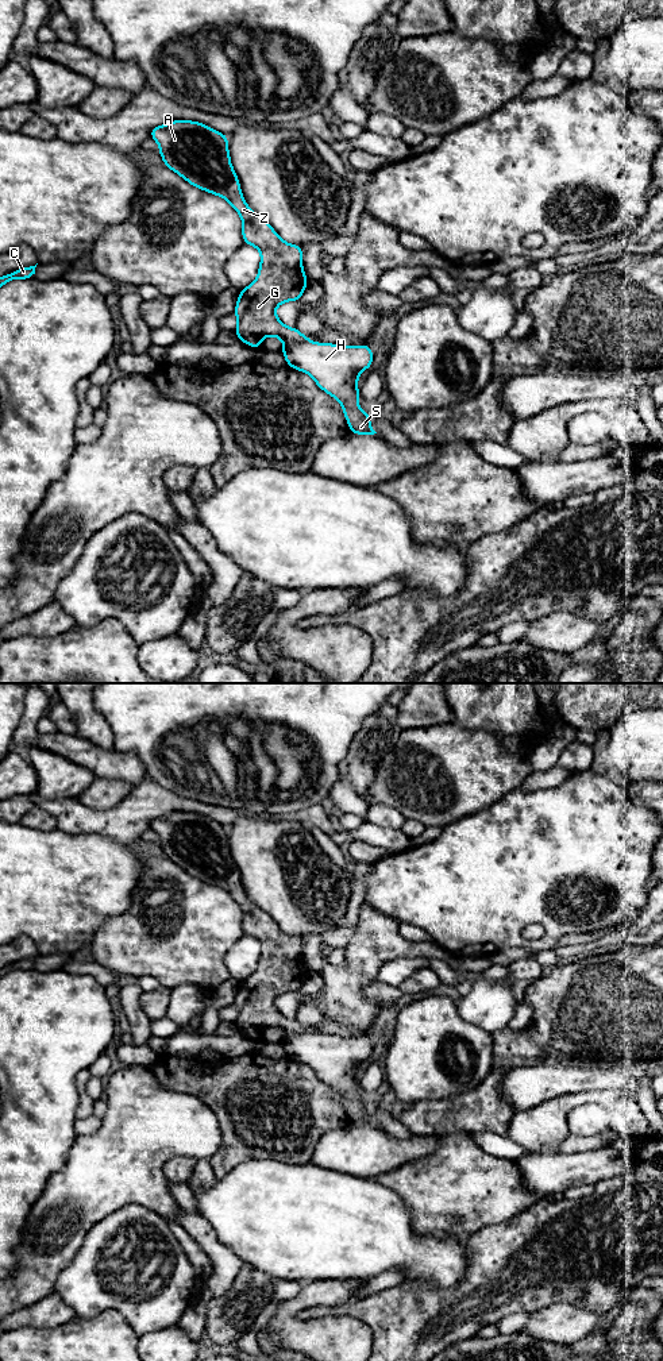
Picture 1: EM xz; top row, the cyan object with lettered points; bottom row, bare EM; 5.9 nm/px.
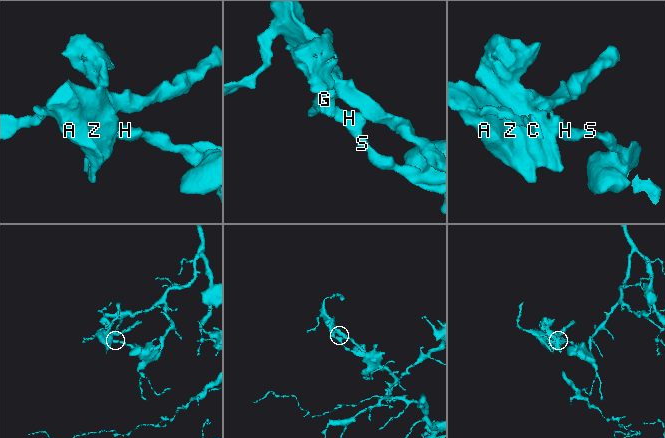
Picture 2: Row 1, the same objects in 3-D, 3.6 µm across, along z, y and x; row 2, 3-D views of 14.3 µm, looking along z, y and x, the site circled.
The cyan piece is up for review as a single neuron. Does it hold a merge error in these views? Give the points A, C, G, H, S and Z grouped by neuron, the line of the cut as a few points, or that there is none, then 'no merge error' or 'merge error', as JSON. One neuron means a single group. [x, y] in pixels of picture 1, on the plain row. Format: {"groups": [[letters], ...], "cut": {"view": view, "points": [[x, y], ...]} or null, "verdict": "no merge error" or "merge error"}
{"groups": [["A", "C", "G", "Z"], ["H", "S"]], "cut": {"view": "xz", "points": [[307, 1032], [300, 1032], [282, 1044]]}, "verdict": "merge error"}

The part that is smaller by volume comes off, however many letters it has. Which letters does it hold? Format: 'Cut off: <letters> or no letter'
Cut off: A, C, G, Z

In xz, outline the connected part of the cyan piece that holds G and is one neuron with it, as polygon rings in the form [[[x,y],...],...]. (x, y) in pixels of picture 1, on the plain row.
[[[173,811],[154,818],[150,829],[159,836],[158,844],[163,851],[163,856],[190,876],[223,888],[231,895],[243,913],[243,933],[258,940],[261,944],[257,969],[240,982],[234,1002],[234,1006],[238,1009],[238,1018],[235,1021],[238,1030],[261,1041],[263,1029],[280,1029],[284,1033],[282,1044],[300,1033],[308,1033],[309,1028],[302,1026],[297,1018],[286,1018],[275,1006],[277,998],[282,994],[300,992],[308,976],[302,959],[302,938],[284,933],[273,918],[246,895],[238,867],[231,856],[228,828],[200,813]]]

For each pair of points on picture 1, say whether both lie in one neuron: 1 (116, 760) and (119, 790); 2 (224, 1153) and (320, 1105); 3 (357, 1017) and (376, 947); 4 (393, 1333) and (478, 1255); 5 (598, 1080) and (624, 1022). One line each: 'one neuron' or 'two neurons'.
1: two neurons
2: one neuron
3: one neuron
4: one neuron
5: two neurons

